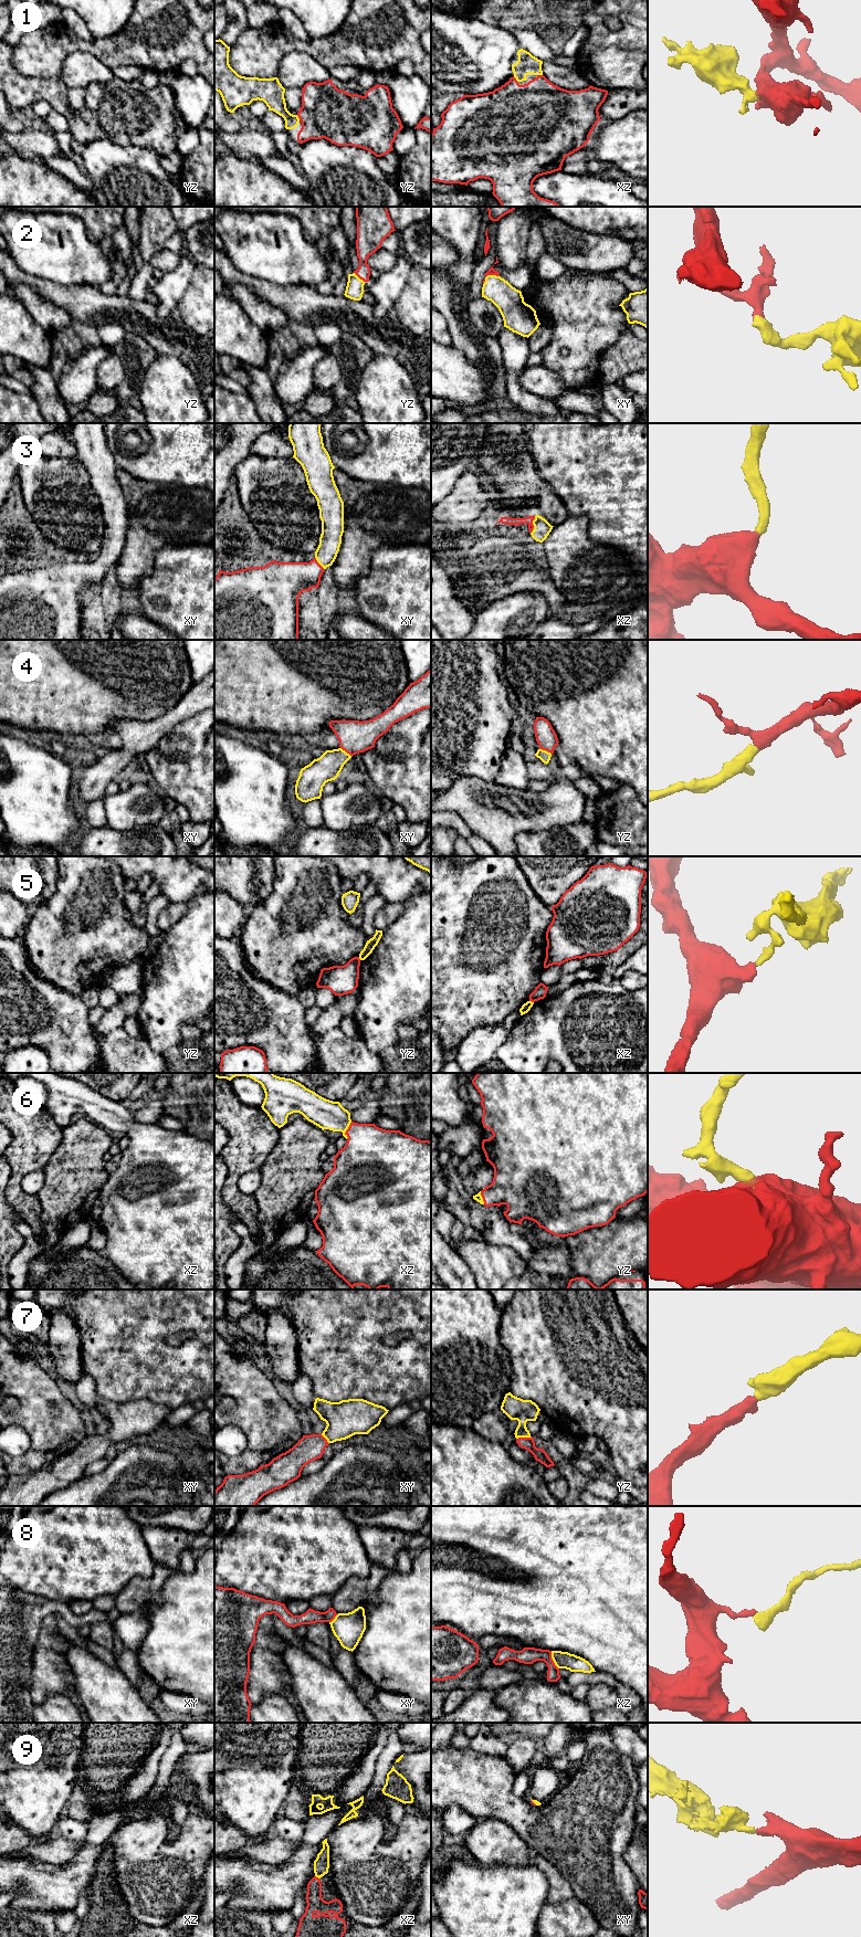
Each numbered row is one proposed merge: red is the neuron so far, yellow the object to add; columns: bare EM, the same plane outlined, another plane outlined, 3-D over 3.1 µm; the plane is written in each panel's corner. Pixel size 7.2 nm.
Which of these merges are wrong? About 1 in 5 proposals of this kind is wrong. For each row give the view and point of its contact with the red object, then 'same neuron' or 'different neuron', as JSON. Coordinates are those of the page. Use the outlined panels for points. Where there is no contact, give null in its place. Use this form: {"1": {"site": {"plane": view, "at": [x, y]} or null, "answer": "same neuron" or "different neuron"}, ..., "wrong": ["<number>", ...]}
{"1": {"site": {"plane": "yz", "at": [298, 117]}, "answer": "same neuron"}, "2": {"site": {"plane": "xy", "at": [489, 274]}, "answer": "same neuron"}, "3": {"site": {"plane": "xz", "at": [533, 525]}, "answer": "same neuron"}, "4": {"site": {"plane": "yz", "at": [545, 749]}, "answer": "same neuron"}, "5": {"site": {"plane": "xz", "at": [532, 1001]}, "answer": "different neuron"}, "6": {"site": {"plane": "xz", "at": [346, 1130]}, "answer": "same neuron"}, "7": {"site": {"plane": "yz", "at": [523, 1438]}, "answer": "same neuron"}, "8": {"site": {"plane": "xz", "at": [552, 1660]}, "answer": "different neuron"}, "9": {"site": {"plane": "xz", "at": [317, 1877]}, "answer": "same neuron"}, "wrong": ["5", "8"]}

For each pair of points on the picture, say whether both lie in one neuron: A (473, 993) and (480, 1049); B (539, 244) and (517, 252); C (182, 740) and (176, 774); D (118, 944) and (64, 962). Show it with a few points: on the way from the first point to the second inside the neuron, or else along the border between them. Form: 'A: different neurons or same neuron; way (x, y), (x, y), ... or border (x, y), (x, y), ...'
A: different neurons; border (501, 1022), (474, 1028), (458, 1044)
B: different neurons; border (532, 223), (528, 230), (525, 263)
C: different neurons; border (156, 748), (170, 759), (189, 759), (202, 751)
D: same neuron; way (105, 944), (83, 944), (77, 949)

